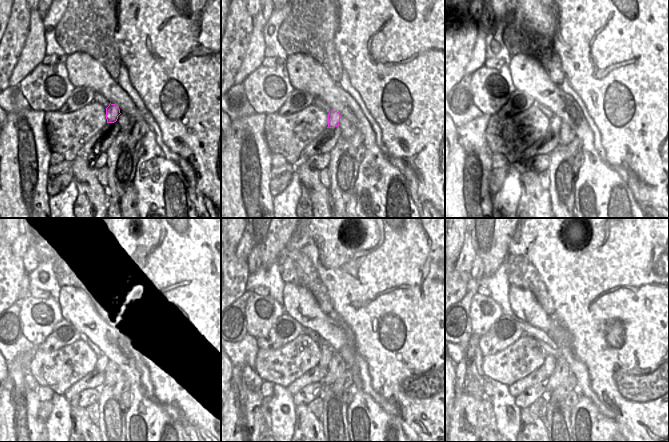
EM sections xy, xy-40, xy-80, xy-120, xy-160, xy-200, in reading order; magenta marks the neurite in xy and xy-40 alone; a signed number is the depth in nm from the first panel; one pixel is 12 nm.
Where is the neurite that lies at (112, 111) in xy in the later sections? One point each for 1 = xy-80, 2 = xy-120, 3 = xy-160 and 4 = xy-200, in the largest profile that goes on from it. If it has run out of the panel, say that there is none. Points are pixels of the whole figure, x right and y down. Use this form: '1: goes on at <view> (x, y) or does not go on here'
1: goes on at xy-80 (555, 123)
2: goes on at xy-120 (101, 363)
3: goes on at xy-160 (326, 356)
4: goes on at xy-200 (549, 361)

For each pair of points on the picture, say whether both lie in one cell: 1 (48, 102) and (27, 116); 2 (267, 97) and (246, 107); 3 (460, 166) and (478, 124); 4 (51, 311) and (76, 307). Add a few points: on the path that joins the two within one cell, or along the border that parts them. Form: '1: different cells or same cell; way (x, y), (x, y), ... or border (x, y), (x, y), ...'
1: different cells; border (29, 107), (45, 112)
2: different cells; border (243, 83), (247, 101), (256, 112)
3: same cell; way (465, 156), (465, 151), (470, 146), (472, 134)
4: different cells; border (58, 300), (63, 316)

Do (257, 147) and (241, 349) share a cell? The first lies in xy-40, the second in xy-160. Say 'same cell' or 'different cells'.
different cells

